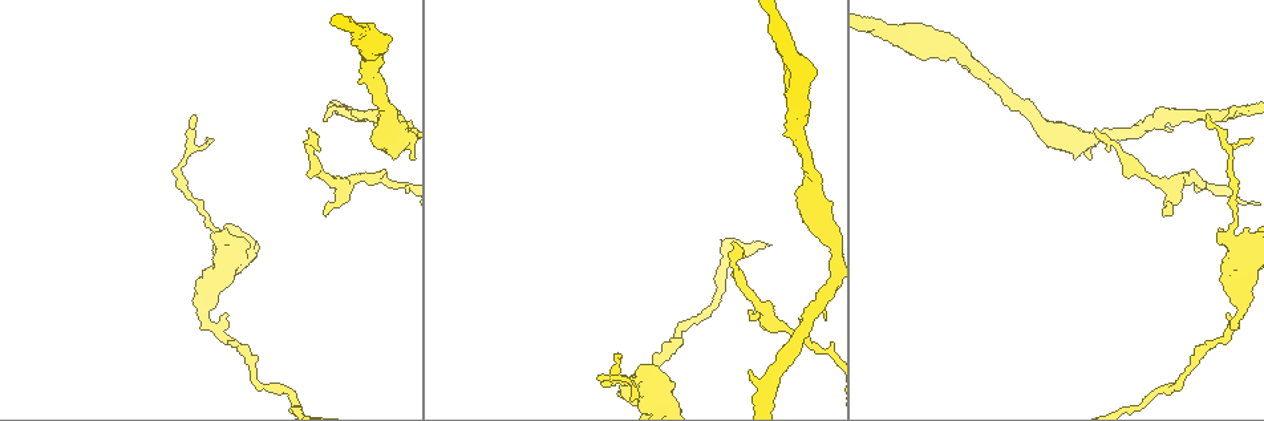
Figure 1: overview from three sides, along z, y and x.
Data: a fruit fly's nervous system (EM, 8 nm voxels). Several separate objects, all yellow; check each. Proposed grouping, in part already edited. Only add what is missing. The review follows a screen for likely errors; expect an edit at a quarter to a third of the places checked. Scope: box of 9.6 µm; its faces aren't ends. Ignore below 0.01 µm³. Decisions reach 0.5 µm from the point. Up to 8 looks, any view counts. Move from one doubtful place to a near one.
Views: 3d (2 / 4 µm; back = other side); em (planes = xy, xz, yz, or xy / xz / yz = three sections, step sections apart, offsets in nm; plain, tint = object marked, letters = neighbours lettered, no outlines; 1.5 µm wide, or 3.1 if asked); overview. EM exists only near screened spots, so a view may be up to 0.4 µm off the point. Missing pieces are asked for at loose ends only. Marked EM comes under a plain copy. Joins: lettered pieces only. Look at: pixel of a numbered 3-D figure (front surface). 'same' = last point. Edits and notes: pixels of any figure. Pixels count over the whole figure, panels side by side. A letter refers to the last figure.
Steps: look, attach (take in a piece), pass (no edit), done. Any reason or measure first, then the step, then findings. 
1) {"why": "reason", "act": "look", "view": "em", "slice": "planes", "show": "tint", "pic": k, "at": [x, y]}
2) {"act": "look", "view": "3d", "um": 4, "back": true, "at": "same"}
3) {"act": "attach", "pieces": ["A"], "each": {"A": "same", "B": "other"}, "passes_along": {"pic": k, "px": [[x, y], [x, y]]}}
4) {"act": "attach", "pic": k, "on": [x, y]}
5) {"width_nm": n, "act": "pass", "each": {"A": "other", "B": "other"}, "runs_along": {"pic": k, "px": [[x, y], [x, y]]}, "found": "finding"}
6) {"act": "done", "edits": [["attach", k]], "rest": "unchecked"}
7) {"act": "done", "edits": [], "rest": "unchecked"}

{"why": "branch stops here", "act": "look", "view": "3d", "um": 4, "back": true, "pic": 1, "at": [749, 373]}

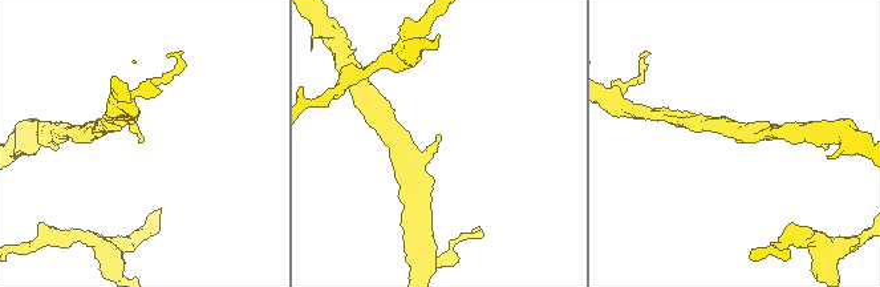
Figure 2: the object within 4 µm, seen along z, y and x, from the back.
{"act": "look", "view": "em", "slice": "planes", "show": "tint", "pic": 2, "at": [440, 137]}

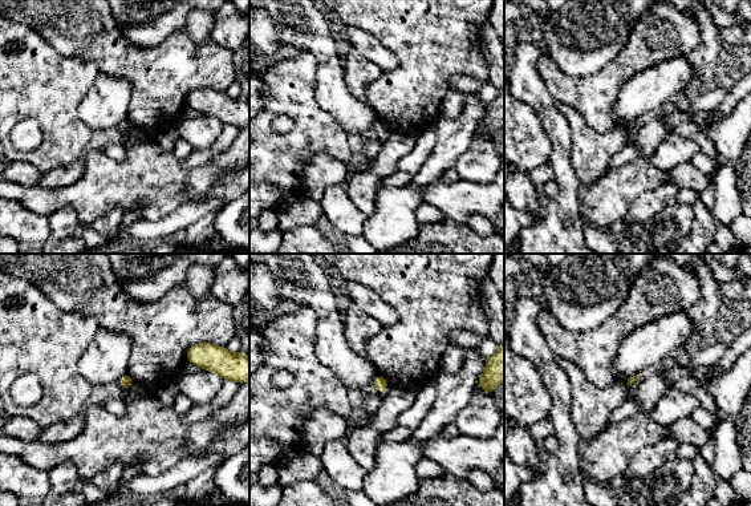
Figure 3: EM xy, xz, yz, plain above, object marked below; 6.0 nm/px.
{"act": "look", "view": "em", "slice": "planes", "show": "letters", "at": "same"}

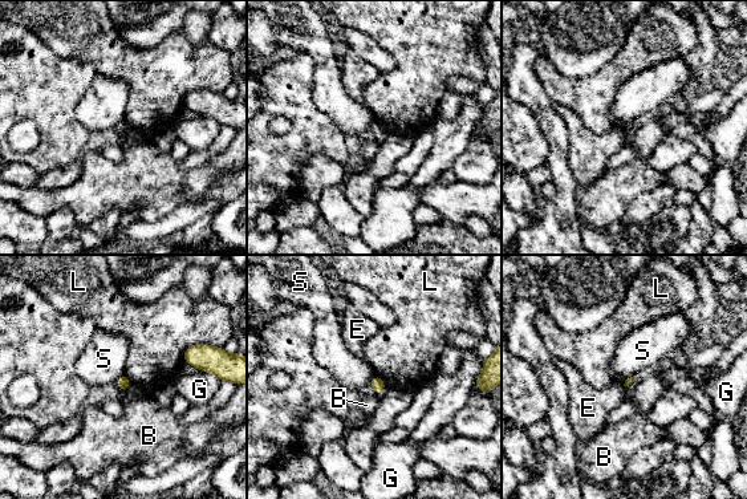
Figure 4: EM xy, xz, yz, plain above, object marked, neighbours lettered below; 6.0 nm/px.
{"act": "pass", "each": {"B": "other", "E": "other", "G": "other", "L": "other", "S": "other"}, "border": {"pic": 4, "px": [[124, 373], [114, 381]]}, "found": "no lettered piece goes on from it"}

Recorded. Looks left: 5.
{"why": "branch stops here", "act": "look", "view": "em", "slice": "yz", "step": 4, "show": "letters", "pic": 1, "at": [634, 398]}

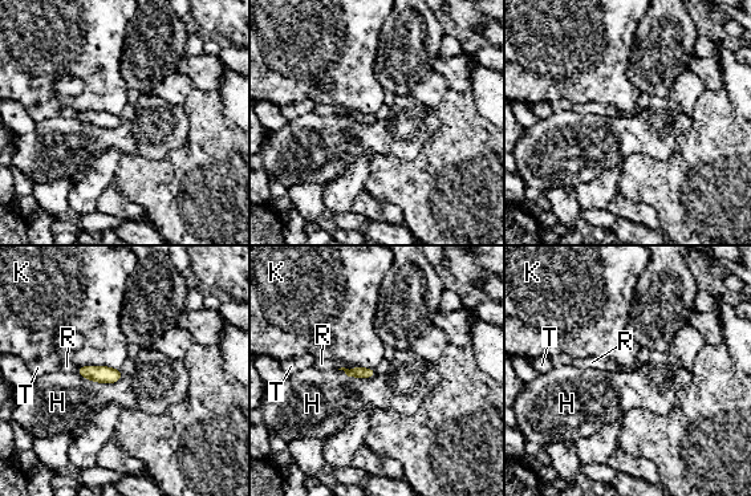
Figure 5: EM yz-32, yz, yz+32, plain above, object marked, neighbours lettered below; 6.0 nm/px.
{"why": "cut it another way", "act": "look", "view": "em", "slice": "xy", "step": 8, "show": "letters", "at": "same"}

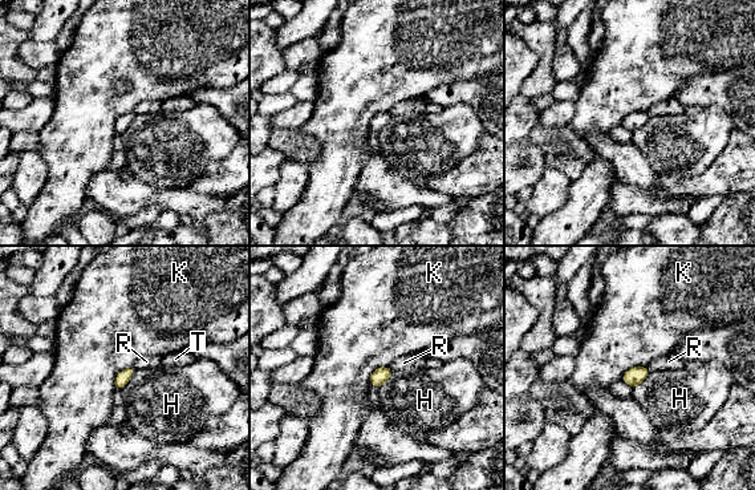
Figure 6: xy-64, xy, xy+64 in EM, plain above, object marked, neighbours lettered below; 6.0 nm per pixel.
{"longest_contact_nm": ["K", 180], "act": "pass", "each": {"H": "other", "K": "other", "R": "other", "T": "other"}, "border": {"pic": 6, "px": [[137, 369], [121, 391]]}, "found": "none of them fits"}

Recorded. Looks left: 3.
{"why": "an open end", "act": "look", "view": "em", "slice": "yz", "step": 8, "show": "letters", "pic": 1, "at": [643, 365]}

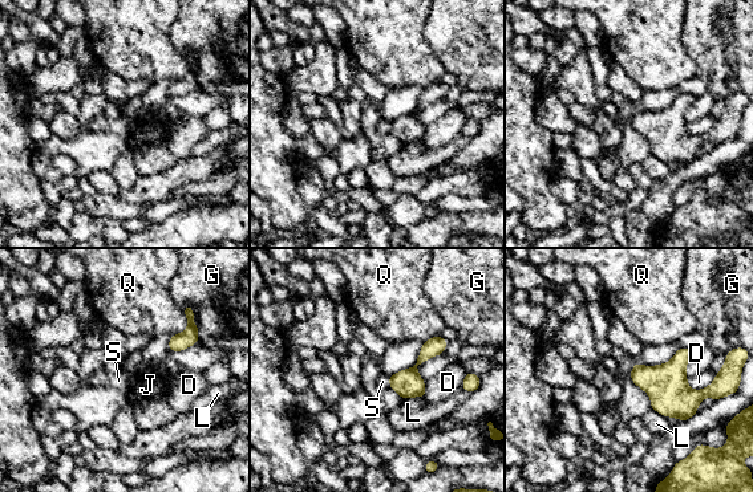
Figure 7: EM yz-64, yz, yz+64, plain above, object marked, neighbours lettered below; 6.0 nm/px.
{"longest_contact_nm": ["L", 200], "act": "pass", "each": {"D": "other", "G": "other", "J": "other", "L": "other", "Q": "other", "S": "other"}, "found": "none of them fits"}

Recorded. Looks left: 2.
{"act": "done", "edits": [], "rest": "unchecked"}

